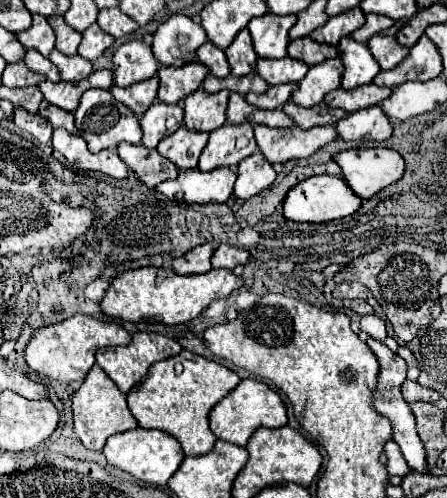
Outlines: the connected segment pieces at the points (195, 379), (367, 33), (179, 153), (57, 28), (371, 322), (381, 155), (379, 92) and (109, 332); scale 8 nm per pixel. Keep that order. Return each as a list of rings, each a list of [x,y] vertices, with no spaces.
[[[182,350],[180,354],[150,366],[144,380],[128,392],[128,406],[142,428],[168,432],[182,444],[186,456],[202,456],[208,454],[216,442],[216,436],[208,426],[208,412],[230,390],[234,390],[238,382],[238,374],[224,364],[198,356],[190,350]]]
[[[366,14],[366,24],[364,24],[360,30],[356,30],[356,32],[352,34],[352,38],[354,38],[356,42],[368,42],[374,34],[378,34],[378,32],[390,28],[392,24],[394,24],[394,20],[388,18],[388,16]]]
[[[182,126],[180,130],[176,130],[174,134],[170,134],[160,142],[158,152],[170,162],[174,162],[180,170],[188,170],[198,166],[198,158],[206,142],[208,142],[208,134],[196,134]]]
[[[52,16],[52,18],[48,18],[48,22],[50,22],[52,30],[56,32],[56,48],[58,48],[62,54],[66,54],[66,56],[74,56],[76,50],[78,50],[80,40],[82,40],[82,34],[76,32],[76,30],[72,30],[72,28],[64,22],[62,16]]]
[[[368,314],[368,316],[362,316],[360,318],[360,328],[364,330],[364,332],[368,332],[372,338],[376,338],[376,340],[384,340],[388,334],[386,334],[386,324],[384,324],[384,320],[380,318],[380,316],[376,316],[376,314]]]
[[[390,148],[346,150],[334,156],[342,168],[346,184],[356,196],[368,200],[382,188],[398,182],[404,176],[404,158]]]
[[[366,84],[366,86],[358,86],[354,90],[344,90],[338,88],[334,92],[330,92],[324,102],[332,108],[342,108],[346,112],[358,112],[370,106],[380,104],[382,100],[386,100],[392,94],[390,88],[380,88],[376,84]]]
[[[74,314],[58,324],[38,328],[24,348],[24,358],[34,372],[44,374],[46,378],[58,382],[76,382],[84,380],[90,368],[94,366],[94,352],[98,348],[126,346],[130,340],[132,336],[120,324],[104,322],[86,314]]]

